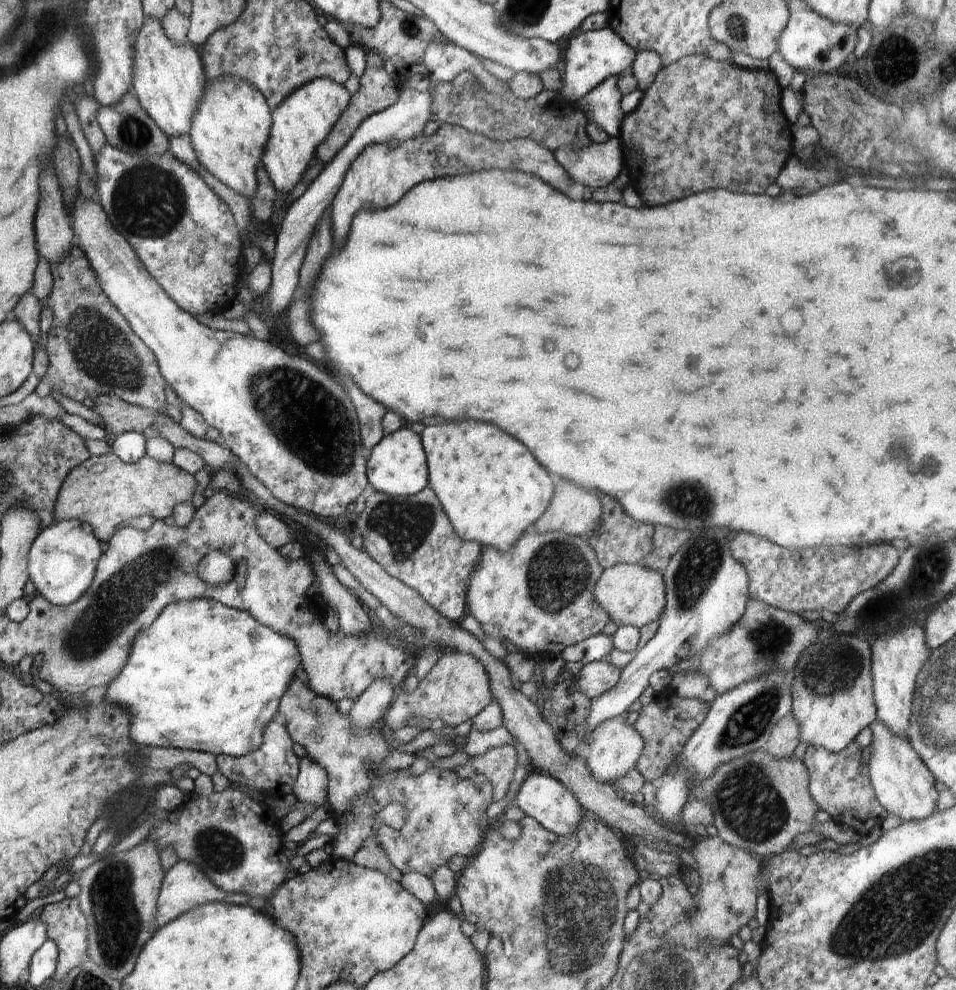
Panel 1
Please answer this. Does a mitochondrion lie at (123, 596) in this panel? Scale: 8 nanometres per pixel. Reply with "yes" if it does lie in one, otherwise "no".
yes

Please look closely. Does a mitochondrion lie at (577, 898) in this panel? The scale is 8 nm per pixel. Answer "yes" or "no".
yes

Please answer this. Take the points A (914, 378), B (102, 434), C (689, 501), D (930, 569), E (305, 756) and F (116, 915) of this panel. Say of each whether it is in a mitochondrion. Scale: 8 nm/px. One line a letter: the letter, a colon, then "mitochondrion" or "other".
A: other
B: other
C: mitochondrion
D: mitochondrion
E: other
F: mitochondrion

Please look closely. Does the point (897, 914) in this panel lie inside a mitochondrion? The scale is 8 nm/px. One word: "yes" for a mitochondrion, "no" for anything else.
yes

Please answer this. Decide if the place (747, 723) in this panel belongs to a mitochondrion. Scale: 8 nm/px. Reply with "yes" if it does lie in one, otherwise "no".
yes

